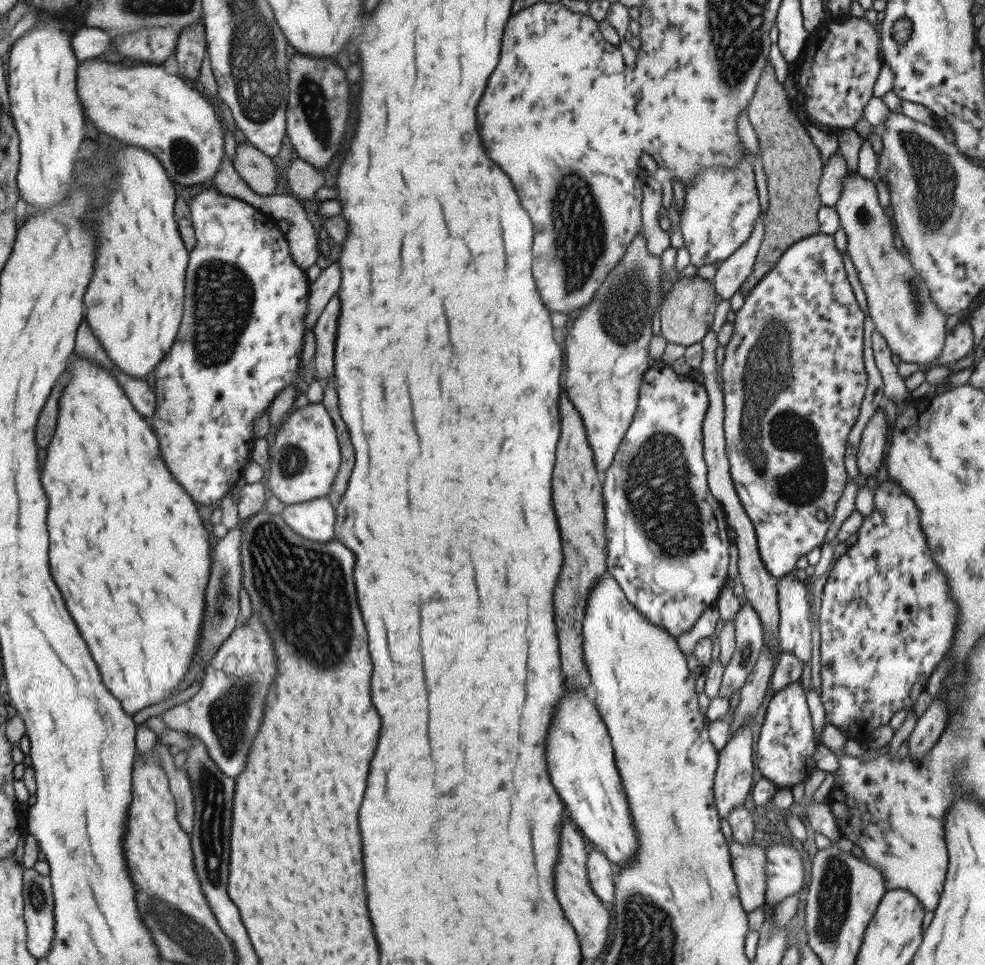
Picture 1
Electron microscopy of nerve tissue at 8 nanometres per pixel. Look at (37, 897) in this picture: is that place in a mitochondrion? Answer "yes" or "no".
yes

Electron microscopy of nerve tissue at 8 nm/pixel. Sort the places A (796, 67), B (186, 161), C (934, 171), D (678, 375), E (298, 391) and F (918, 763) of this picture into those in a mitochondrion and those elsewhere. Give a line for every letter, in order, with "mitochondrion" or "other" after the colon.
A: other
B: mitochondrion
C: mitochondrion
D: other
E: other
F: other

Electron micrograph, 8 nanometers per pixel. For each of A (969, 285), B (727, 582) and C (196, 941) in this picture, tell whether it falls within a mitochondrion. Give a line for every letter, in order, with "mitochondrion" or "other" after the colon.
A: other
B: other
C: mitochondrion

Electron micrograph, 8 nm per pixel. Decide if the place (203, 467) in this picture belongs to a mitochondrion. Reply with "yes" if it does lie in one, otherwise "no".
no

